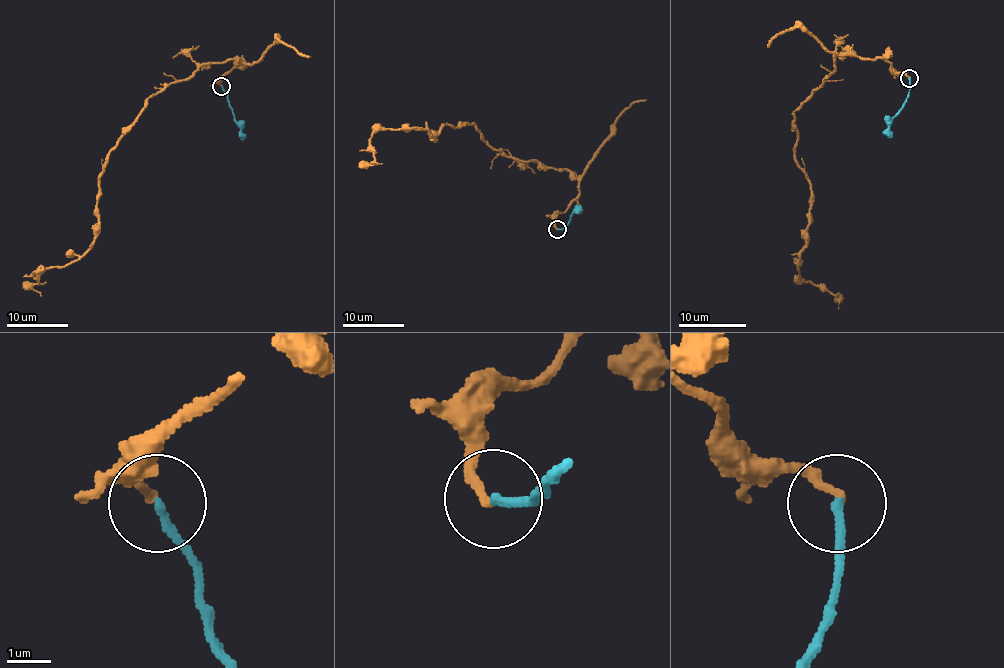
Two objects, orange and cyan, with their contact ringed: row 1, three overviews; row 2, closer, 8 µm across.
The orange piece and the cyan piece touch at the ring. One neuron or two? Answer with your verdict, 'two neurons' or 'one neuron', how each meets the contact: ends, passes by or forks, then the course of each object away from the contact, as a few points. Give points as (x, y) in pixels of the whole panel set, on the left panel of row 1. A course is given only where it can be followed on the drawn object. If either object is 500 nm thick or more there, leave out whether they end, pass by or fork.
one neuron; orange ends; cyan ends; course orange (221, 86), (243, 65), (206, 62), (147, 101), (99, 178), (96, 240), (79, 259), (34, 273), (41, 296); course cyan (221, 86), (243, 140)

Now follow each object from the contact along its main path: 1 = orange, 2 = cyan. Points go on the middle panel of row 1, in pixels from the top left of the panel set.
1: (557, 229), (579, 181), (503, 155), (472, 124), (444, 125), (435, 139), (377, 130), (368, 163), (377, 164)
2: (557, 229), (565, 228), (579, 209)

